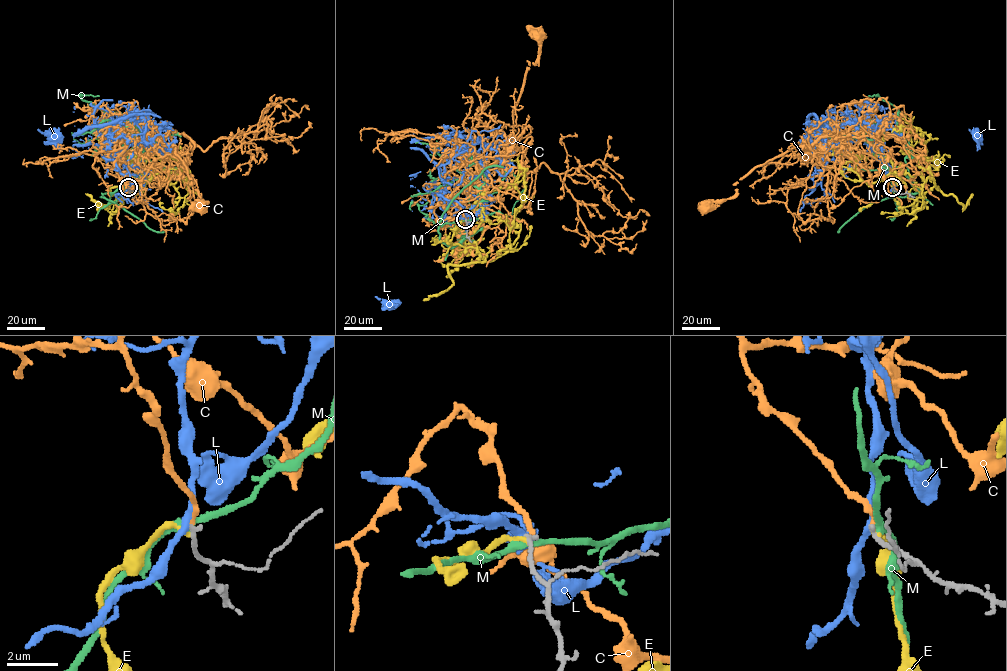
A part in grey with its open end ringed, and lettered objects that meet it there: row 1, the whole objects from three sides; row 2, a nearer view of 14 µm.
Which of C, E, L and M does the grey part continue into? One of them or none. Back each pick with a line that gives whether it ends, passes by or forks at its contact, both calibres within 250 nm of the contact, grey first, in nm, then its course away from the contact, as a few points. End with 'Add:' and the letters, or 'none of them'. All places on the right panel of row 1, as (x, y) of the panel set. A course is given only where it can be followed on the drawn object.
C: it ends there; 180 nm thick on the grey side, 200 nm on the other; it runs (892, 188), (872, 138), (846, 129), (830, 143), (790, 148), (753, 167), (734, 195), (704, 205)
Add: C

